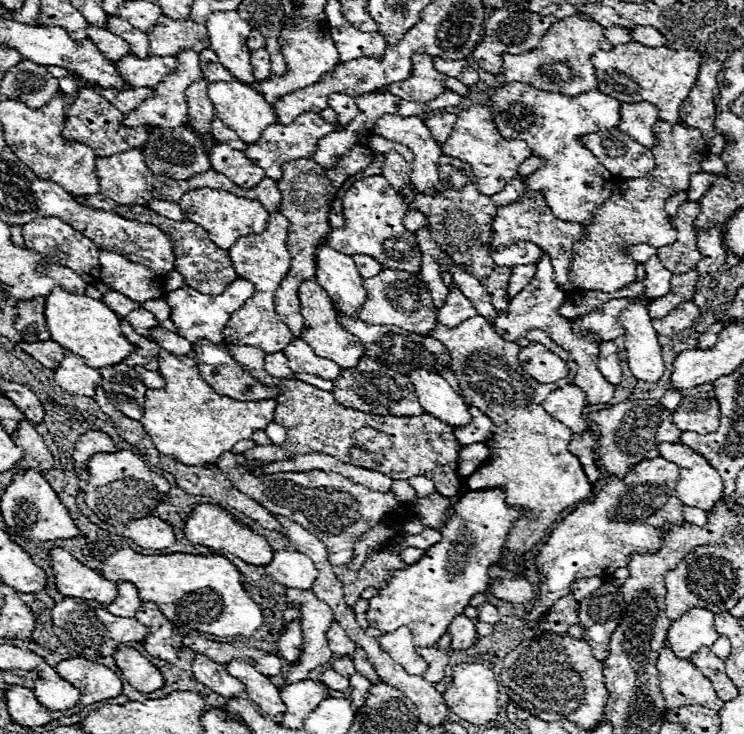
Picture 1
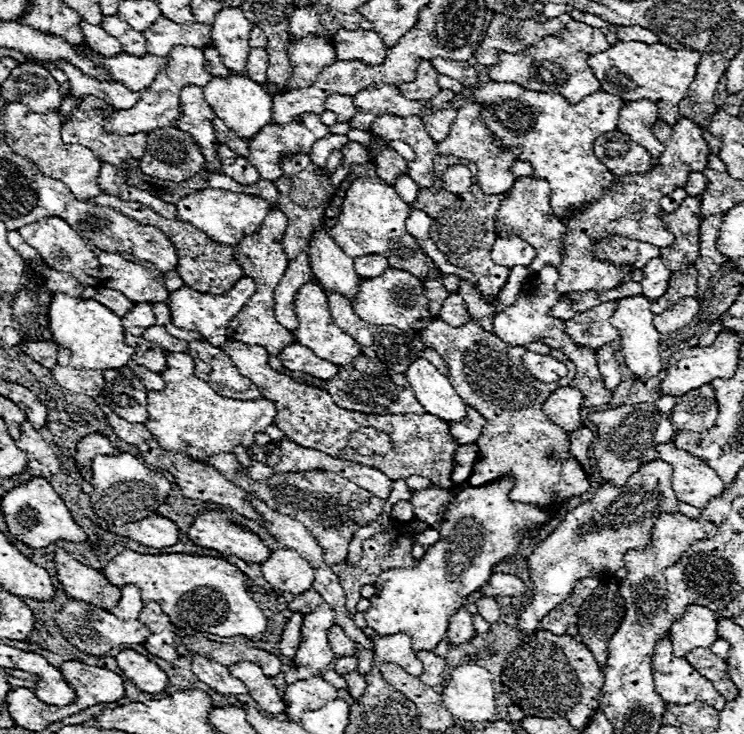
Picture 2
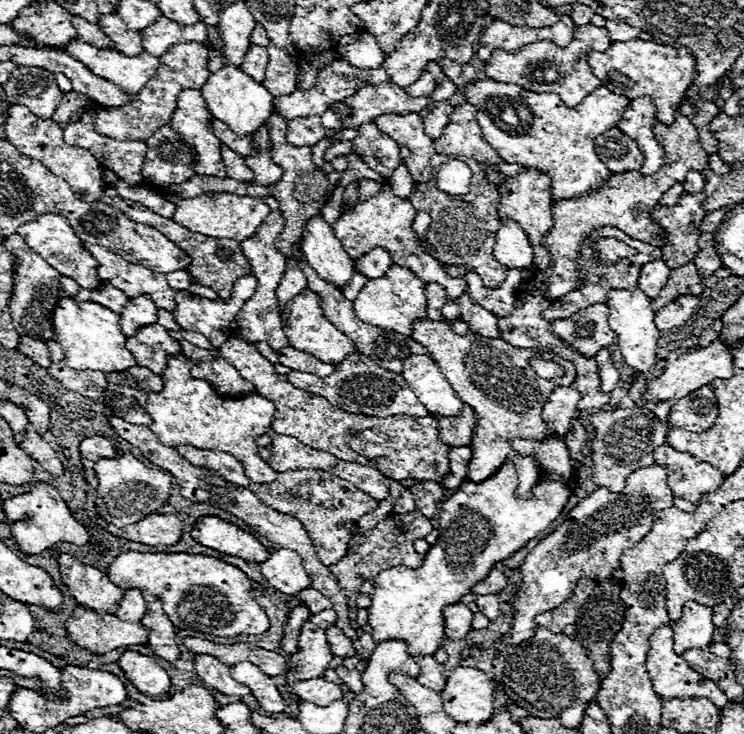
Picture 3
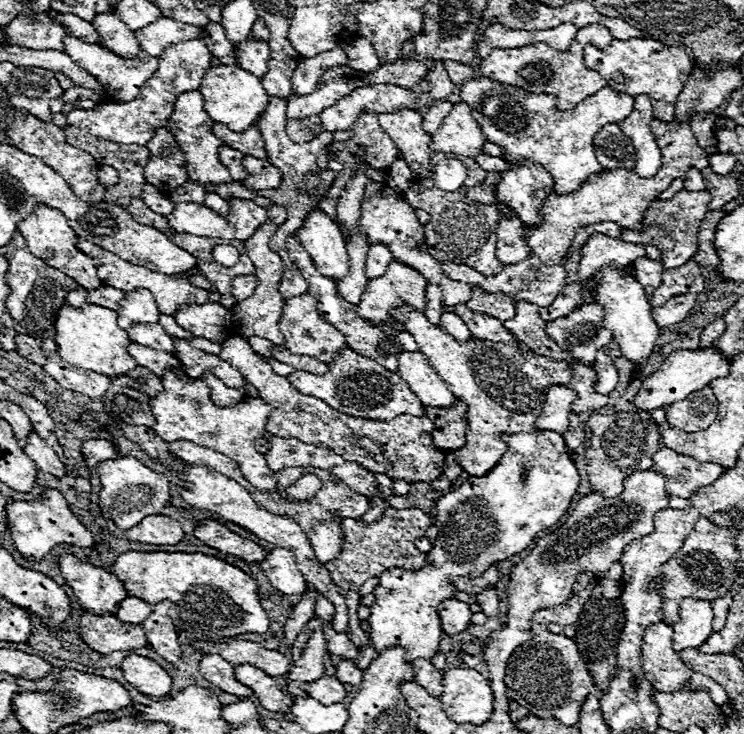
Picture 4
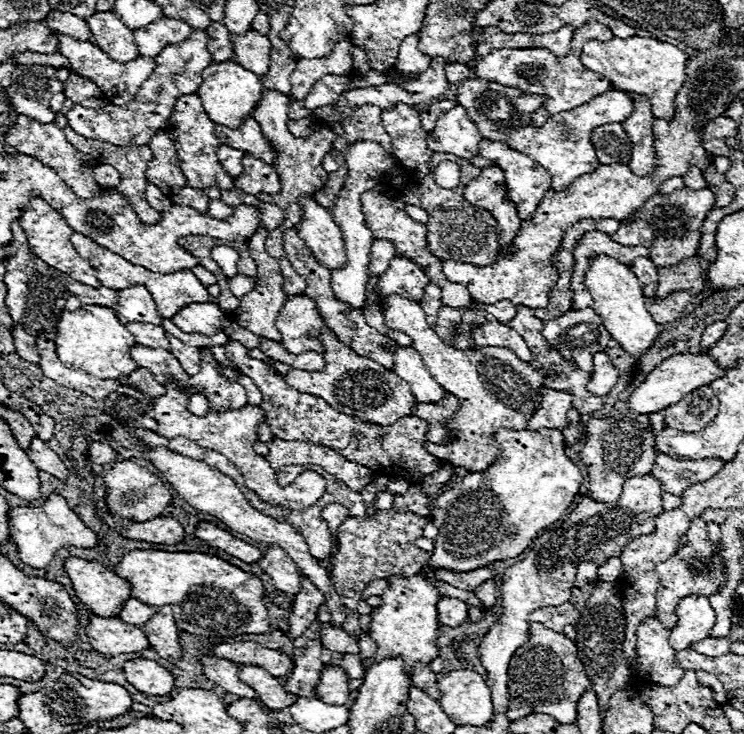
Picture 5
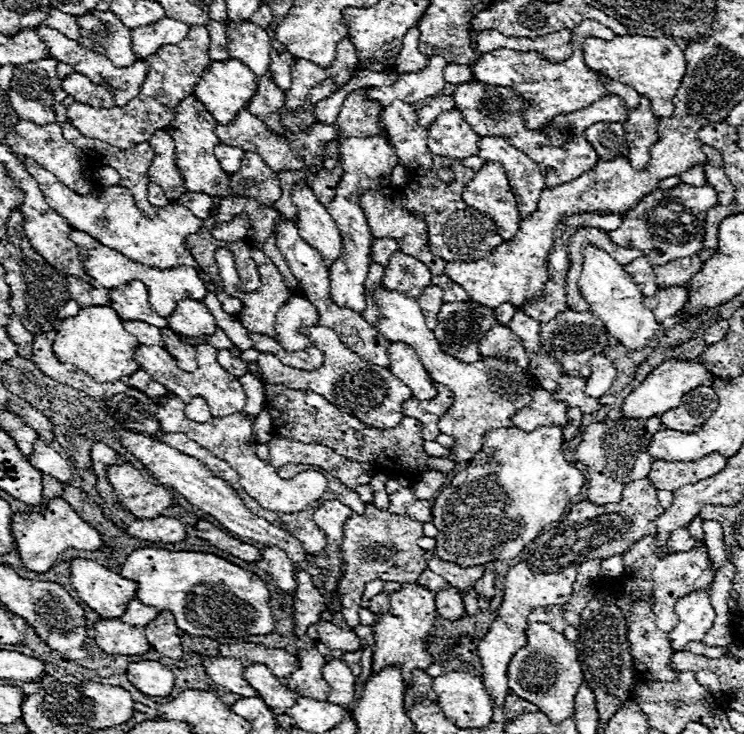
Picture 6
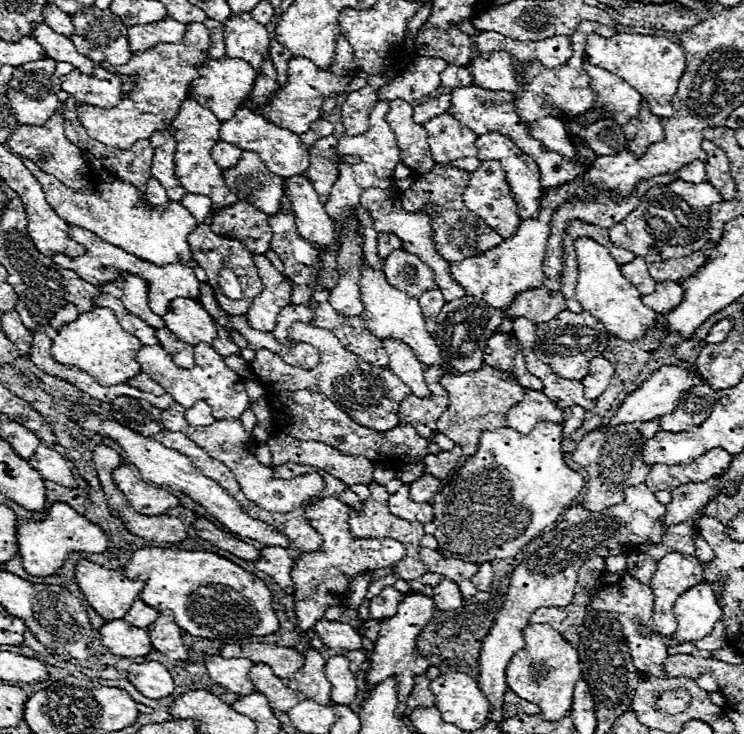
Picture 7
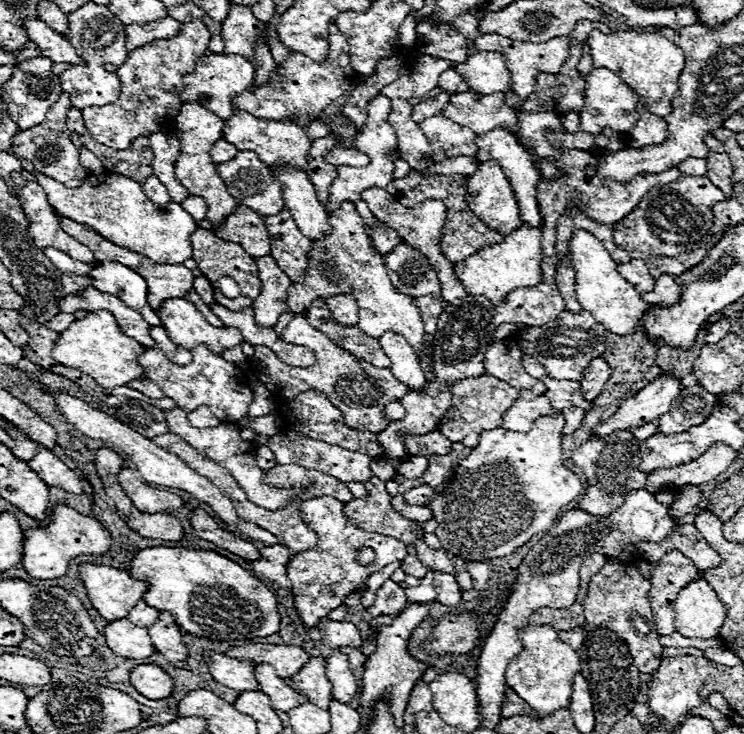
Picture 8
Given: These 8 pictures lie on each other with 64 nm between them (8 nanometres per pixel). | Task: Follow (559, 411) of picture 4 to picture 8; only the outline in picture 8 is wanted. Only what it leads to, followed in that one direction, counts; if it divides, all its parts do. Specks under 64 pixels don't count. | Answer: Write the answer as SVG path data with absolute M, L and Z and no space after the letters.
M520 390L520 398L504 412L502 428L514 432L528 432L532 428L532 422L542 414L556 414L548 398L544 394L536 396L530 390Z

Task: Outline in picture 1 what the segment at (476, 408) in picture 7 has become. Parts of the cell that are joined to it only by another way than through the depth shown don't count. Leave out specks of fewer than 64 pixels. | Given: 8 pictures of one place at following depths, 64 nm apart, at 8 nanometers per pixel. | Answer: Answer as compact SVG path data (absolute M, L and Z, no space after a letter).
M480 316L468 318L458 328L448 328L440 322L436 322L432 334L438 342L442 342L450 354L450 366L454 370L454 376L458 380L458 386L462 388L462 398L470 406L476 406L480 412L488 414L492 418L496 430L492 432L492 438L488 438L488 446L492 446L492 458L488 464L480 466L468 480L466 486L470 490L486 490L486 488L504 488L508 506L524 506L528 510L528 516L514 522L508 544L502 552L500 566L520 572L522 554L528 552L540 538L544 536L546 528L560 516L560 512L584 500L592 492L592 484L588 484L588 478L574 454L570 454L568 444L572 438L572 432L552 420L546 410L542 408L546 396L566 386L574 380L578 366L574 360L570 360L569 354L553 342L542 330L532 329L528 331L526 338L537 342L558 354L568 362L568 376L552 382L552 384L540 384L536 382L518 360L520 344L506 342L500 338L492 324L486 322Z

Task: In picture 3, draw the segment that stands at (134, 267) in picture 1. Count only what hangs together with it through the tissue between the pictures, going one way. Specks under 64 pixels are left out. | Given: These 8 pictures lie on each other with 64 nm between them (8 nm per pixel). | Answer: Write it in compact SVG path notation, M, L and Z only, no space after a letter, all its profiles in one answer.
M82 244L98 260L98 276L102 284L122 290L128 298L148 294L158 308L172 312L176 308L176 290L170 288L168 280L160 272L152 272L144 266L126 262L118 254L104 250L98 244Z

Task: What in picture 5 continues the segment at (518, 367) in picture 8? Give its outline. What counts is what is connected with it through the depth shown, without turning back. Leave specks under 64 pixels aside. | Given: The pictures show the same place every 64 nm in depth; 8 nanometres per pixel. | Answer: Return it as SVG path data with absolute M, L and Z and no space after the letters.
M486 322L484 326L476 328L472 332L472 338L474 338L474 344L476 346L500 346L500 348L510 348L520 360L524 362L530 362L532 360L532 354L526 346L526 342L520 338L520 334L500 322Z

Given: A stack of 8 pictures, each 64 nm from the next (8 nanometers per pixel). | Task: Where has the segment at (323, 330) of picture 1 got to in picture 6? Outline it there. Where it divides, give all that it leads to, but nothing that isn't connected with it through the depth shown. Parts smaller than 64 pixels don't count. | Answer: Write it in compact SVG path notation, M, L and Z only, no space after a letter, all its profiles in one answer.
M292 296L290 302L280 310L276 316L276 340L286 350L302 350L304 346L310 346L312 342L300 334L304 326L316 326L318 316L316 308L306 298Z

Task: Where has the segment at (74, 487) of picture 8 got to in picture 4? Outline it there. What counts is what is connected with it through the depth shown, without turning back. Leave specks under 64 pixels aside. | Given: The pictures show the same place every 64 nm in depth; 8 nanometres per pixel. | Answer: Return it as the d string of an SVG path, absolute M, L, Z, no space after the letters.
M36 432L30 434L28 444L24 446L24 452L36 462L36 466L38 466L40 470L44 470L44 472L48 472L48 474L52 474L52 476L56 476L56 478L66 476L66 468L64 468L64 464L60 462L58 454L56 454Z

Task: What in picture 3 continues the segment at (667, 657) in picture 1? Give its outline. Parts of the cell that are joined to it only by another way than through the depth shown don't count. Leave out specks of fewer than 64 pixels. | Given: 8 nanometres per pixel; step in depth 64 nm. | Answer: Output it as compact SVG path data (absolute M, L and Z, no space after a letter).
M660 626L660 630L654 630L652 634L652 642L650 642L650 652L648 652L648 676L652 678L654 690L660 696L666 698L698 698L704 696L712 702L716 702L716 706L724 708L728 704L726 694L708 678L704 678L702 674L694 672L686 660L682 660L674 650L672 650L672 628L670 626Z

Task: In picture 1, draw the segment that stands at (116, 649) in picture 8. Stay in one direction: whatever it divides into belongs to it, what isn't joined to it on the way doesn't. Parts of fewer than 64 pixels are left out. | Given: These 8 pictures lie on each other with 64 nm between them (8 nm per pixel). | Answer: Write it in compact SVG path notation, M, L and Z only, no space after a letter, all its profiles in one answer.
M64 598L64 602L56 604L52 608L52 624L58 640L70 648L76 650L80 656L88 660L96 660L102 656L112 656L118 648L118 644L128 642L142 642L148 634L148 628L140 624L136 618L118 618L106 610L106 606L94 602L94 600L82 600L82 598Z

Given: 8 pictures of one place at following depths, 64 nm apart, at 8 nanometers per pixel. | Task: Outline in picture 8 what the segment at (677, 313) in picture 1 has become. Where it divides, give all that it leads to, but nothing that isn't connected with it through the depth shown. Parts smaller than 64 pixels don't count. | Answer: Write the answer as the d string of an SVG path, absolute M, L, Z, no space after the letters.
M664 274L664 276L656 278L656 286L654 286L652 292L642 294L642 300L648 306L676 304L680 300L680 288L678 288L678 284L674 282L674 278L670 274Z

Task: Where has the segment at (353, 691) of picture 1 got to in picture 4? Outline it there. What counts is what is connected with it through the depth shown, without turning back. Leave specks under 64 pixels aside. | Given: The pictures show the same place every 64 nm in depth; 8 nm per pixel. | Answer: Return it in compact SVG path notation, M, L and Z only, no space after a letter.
M344 658L344 660L336 666L336 676L338 676L342 682L352 684L352 686L356 686L356 688L358 688L360 682L362 682L362 670L356 668L354 660L348 660L348 658Z

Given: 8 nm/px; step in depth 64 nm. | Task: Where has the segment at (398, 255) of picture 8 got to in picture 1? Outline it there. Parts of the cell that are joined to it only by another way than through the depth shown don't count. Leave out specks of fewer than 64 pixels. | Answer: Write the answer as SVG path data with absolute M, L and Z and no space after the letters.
M384 268L376 278L366 278L364 288L368 290L368 298L360 308L360 320L368 324L394 324L402 330L414 334L428 334L436 324L436 308L432 306L432 298L428 294L426 284L418 274L410 274L404 270Z

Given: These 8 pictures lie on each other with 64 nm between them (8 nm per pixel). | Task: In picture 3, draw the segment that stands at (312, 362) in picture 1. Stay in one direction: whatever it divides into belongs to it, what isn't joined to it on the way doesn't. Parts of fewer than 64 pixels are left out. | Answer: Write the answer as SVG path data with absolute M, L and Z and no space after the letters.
M286 346L284 350L278 350L278 362L292 370L308 370L310 374L320 374L320 376L328 376L334 370L332 364L324 364L310 354L292 350L290 346Z

